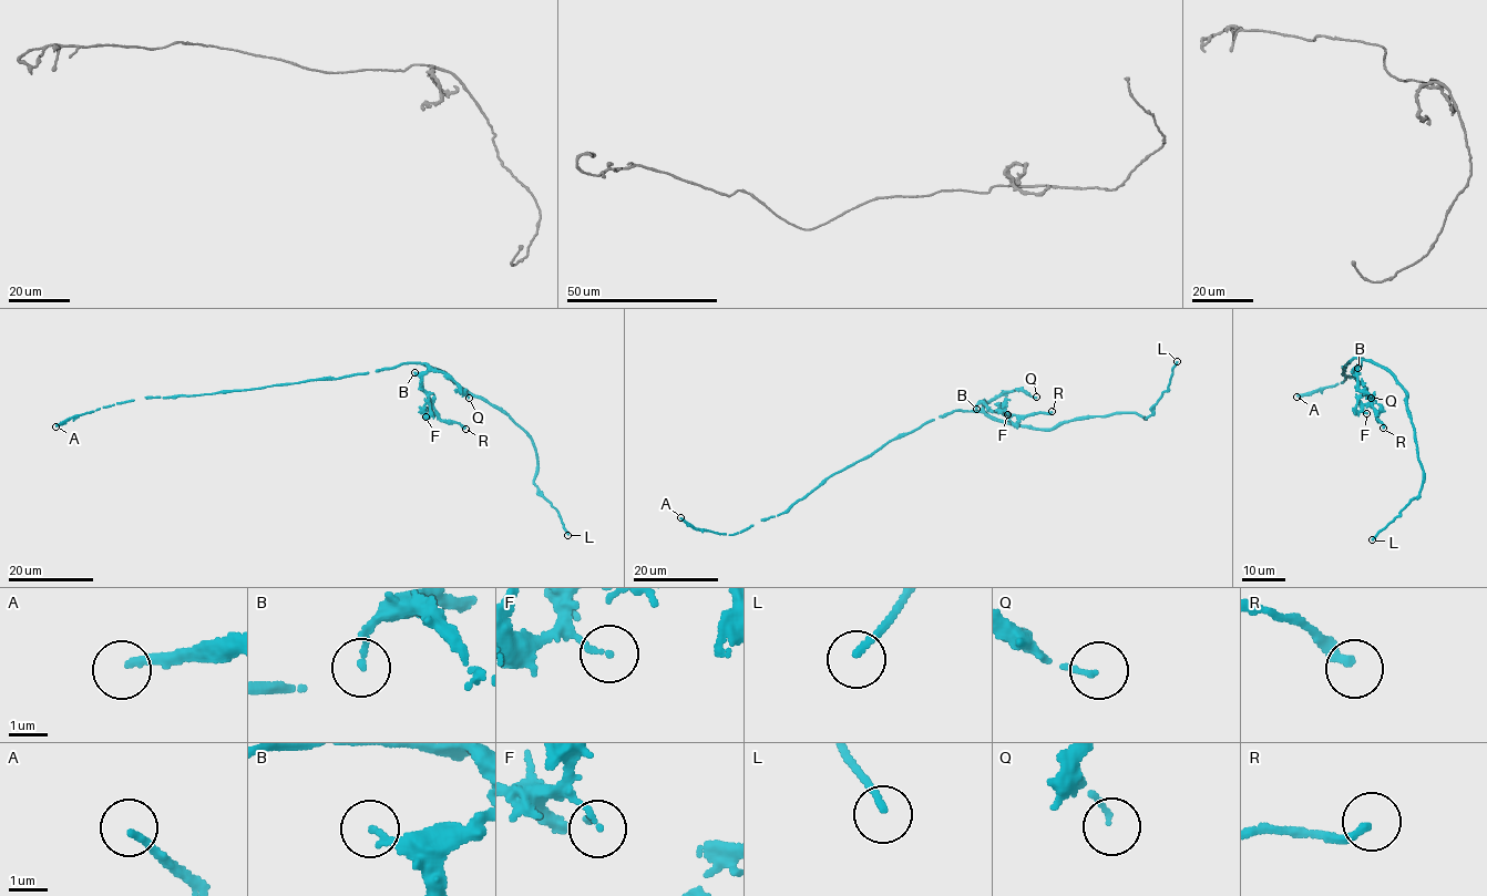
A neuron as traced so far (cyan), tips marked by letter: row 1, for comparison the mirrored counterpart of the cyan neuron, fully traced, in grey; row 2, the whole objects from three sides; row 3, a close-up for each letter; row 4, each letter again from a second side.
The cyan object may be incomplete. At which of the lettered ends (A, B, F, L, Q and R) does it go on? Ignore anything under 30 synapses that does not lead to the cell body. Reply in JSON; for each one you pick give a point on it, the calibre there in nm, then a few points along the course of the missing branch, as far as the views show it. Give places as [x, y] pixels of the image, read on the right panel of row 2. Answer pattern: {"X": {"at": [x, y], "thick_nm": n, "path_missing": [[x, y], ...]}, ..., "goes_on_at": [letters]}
{"A": {"at": [1296, 397], "thick_nm": 180}, "goes_on_at": ["A"]}

